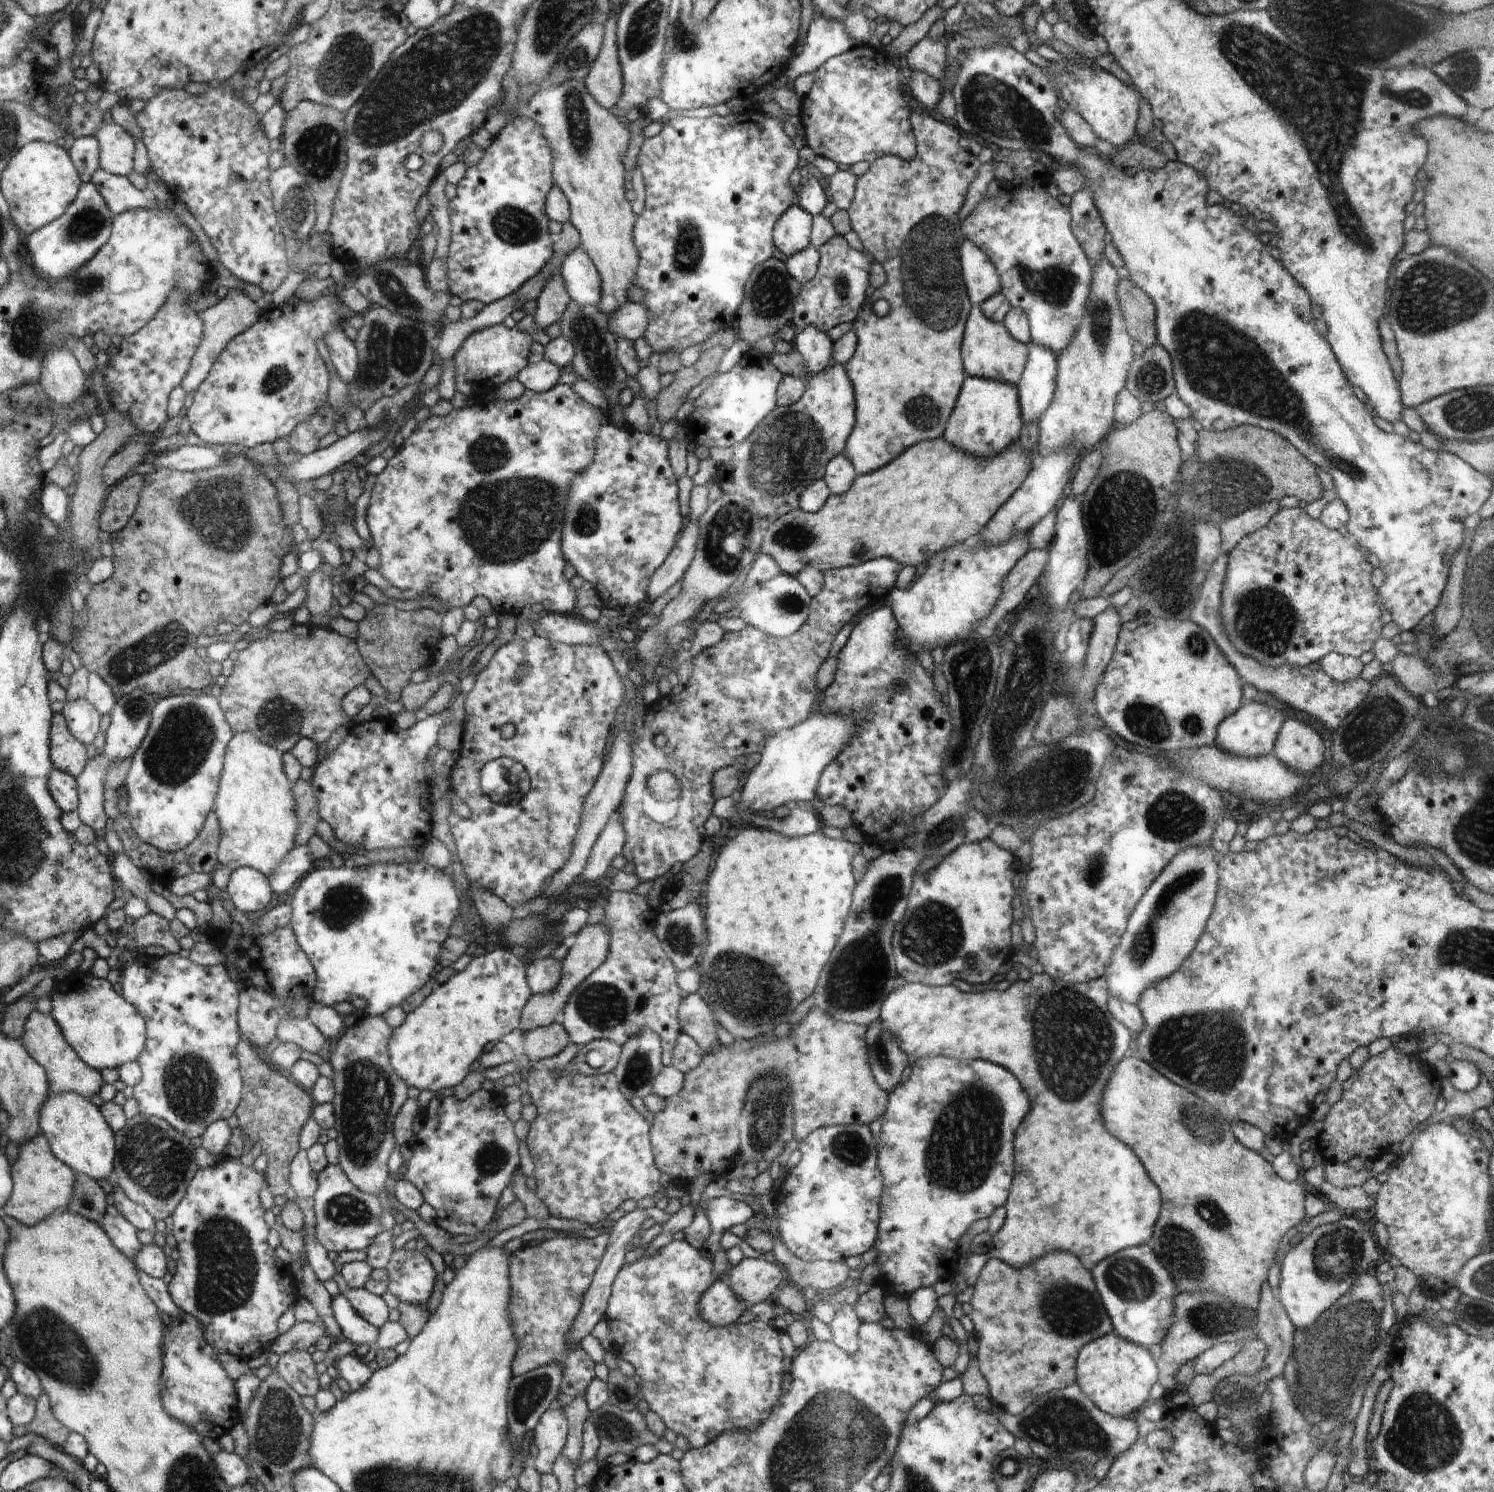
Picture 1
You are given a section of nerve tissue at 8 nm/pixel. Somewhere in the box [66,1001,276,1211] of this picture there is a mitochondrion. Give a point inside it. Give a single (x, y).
(151, 1158)

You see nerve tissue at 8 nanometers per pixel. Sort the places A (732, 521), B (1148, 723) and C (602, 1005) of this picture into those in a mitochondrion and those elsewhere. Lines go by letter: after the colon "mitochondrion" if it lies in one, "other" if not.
A: mitochondrion
B: mitochondrion
C: mitochondrion

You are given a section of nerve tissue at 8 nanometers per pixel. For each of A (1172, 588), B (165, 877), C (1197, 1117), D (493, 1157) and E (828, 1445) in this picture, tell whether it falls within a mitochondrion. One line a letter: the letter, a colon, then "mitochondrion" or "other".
A: mitochondrion
B: other
C: mitochondrion
D: mitochondrion
E: mitochondrion

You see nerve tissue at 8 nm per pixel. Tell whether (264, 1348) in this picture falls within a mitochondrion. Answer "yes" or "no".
no

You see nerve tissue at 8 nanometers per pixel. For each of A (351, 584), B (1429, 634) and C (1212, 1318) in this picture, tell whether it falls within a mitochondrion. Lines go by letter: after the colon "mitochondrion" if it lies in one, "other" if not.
A: other
B: other
C: mitochondrion

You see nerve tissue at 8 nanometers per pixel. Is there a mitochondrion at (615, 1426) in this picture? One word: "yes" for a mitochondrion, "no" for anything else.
yes

